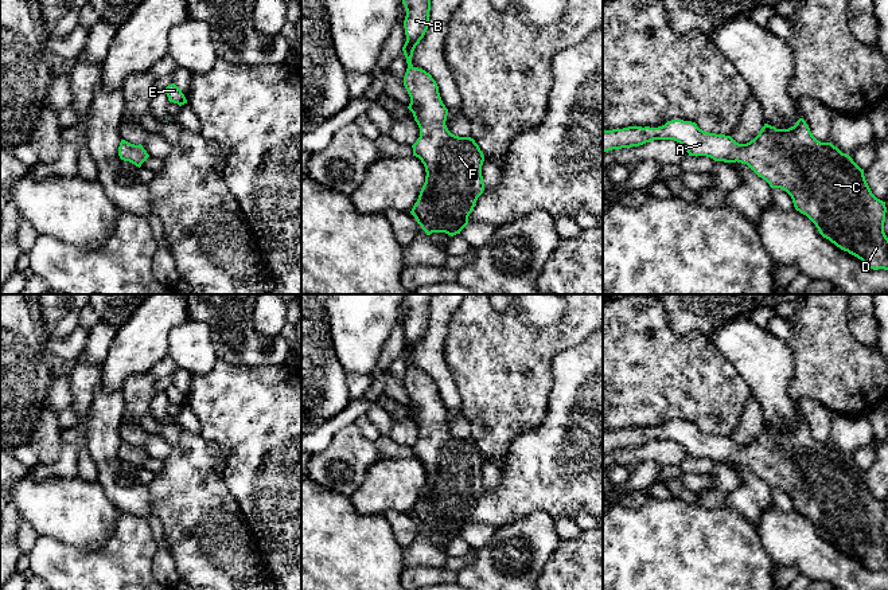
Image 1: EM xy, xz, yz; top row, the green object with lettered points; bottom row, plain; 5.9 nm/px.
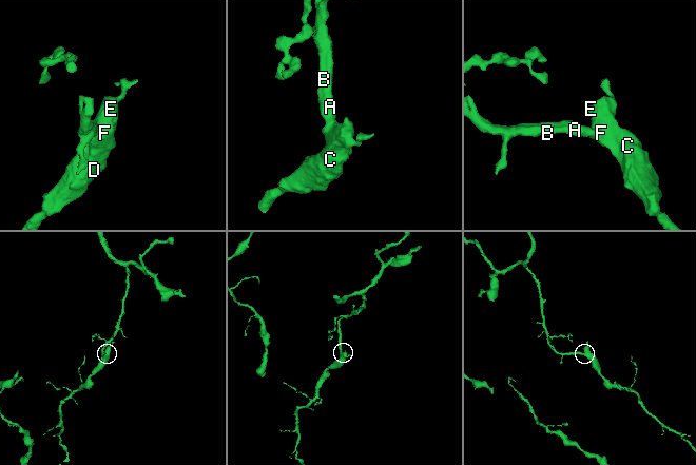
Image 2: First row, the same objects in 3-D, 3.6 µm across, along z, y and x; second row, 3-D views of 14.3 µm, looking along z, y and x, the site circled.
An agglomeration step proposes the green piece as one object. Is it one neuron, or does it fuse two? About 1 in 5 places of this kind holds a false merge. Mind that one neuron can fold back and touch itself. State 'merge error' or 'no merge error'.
no merge error

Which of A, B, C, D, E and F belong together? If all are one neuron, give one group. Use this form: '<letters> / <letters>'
A B C D E F

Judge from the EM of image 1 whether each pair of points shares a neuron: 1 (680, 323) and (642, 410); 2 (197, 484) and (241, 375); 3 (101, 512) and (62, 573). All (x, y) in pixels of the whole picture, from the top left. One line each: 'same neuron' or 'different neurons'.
1: different neurons
2: different neurons
3: different neurons

